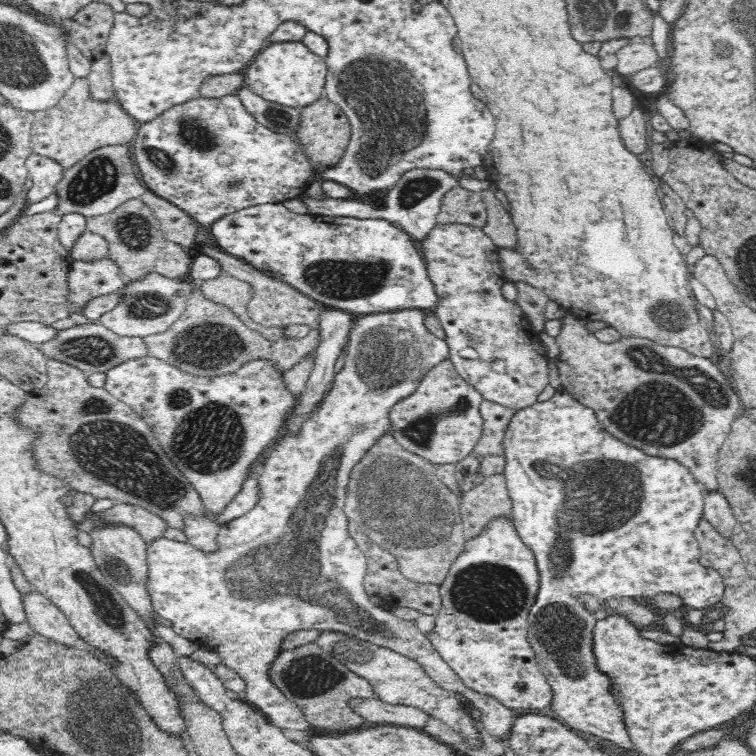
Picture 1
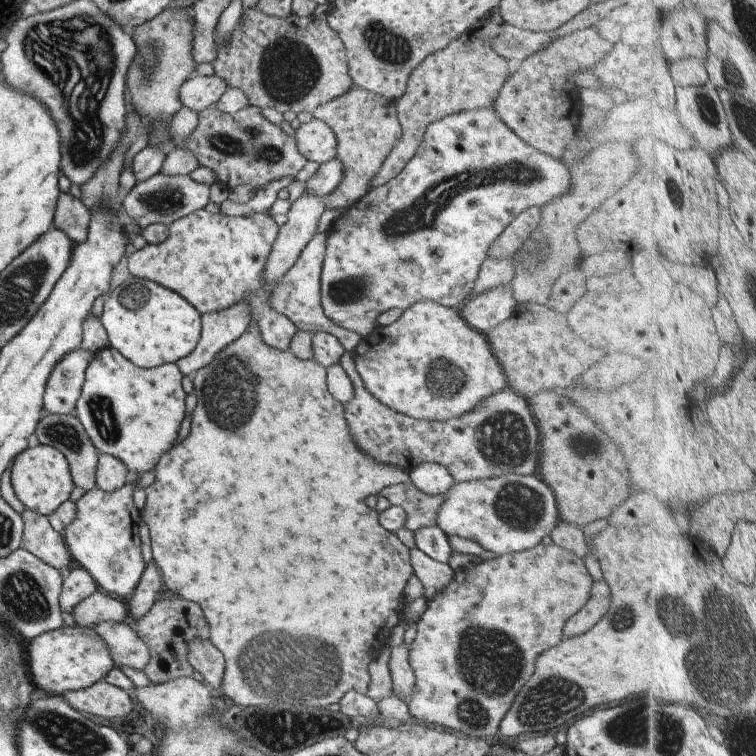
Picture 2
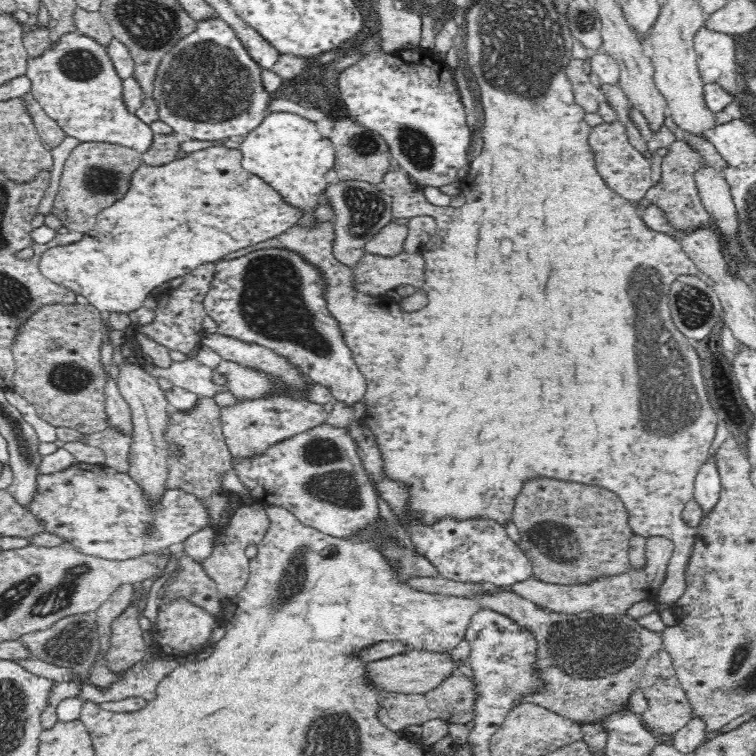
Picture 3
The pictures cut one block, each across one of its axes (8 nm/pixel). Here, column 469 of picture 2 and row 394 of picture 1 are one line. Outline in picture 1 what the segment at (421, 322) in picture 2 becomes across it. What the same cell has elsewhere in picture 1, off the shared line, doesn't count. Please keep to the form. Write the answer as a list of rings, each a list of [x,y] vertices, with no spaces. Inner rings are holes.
[[[409,308],[397,311],[386,311],[381,313],[372,313],[370,315],[358,316],[353,321],[350,329],[349,342],[346,346],[346,363],[343,370],[335,374],[335,380],[325,397],[324,403],[317,409],[317,412],[302,424],[300,432],[296,436],[291,434],[283,434],[278,437],[272,444],[269,445],[270,452],[268,452],[268,460],[263,466],[260,478],[260,500],[250,512],[244,513],[244,516],[232,520],[225,525],[221,525],[216,539],[217,547],[215,551],[204,551],[197,549],[187,540],[182,542],[166,538],[164,535],[152,539],[147,542],[147,593],[151,600],[151,605],[154,612],[157,613],[161,619],[170,620],[172,622],[171,628],[184,638],[188,638],[192,643],[200,642],[202,647],[213,650],[223,662],[224,666],[231,668],[242,680],[245,682],[246,701],[251,706],[260,710],[267,718],[267,720],[275,727],[292,728],[292,730],[307,730],[311,731],[309,722],[304,716],[302,710],[298,705],[291,702],[286,695],[272,683],[270,677],[270,668],[274,664],[274,660],[280,656],[282,652],[282,644],[286,640],[286,636],[292,632],[308,629],[316,629],[319,632],[326,631],[338,633],[342,635],[359,636],[361,639],[365,637],[372,637],[373,641],[382,648],[389,648],[402,656],[406,656],[416,661],[426,671],[426,674],[436,681],[442,688],[448,689],[452,693],[464,693],[468,697],[469,703],[476,705],[482,712],[482,723],[484,730],[494,738],[494,740],[504,740],[504,738],[511,731],[513,725],[514,713],[512,709],[506,705],[500,704],[493,696],[486,696],[479,692],[470,690],[464,686],[460,677],[449,667],[449,664],[438,654],[438,651],[432,646],[432,643],[427,639],[425,633],[419,630],[419,626],[415,621],[408,621],[401,618],[396,618],[390,611],[378,608],[372,604],[368,598],[368,593],[363,580],[367,572],[366,555],[361,551],[358,543],[352,538],[349,531],[349,520],[344,514],[344,499],[346,485],[350,480],[350,472],[352,468],[358,464],[359,460],[364,456],[364,453],[375,443],[376,438],[383,434],[384,431],[390,431],[391,422],[389,419],[389,412],[392,412],[392,406],[399,404],[400,400],[411,396],[417,385],[420,384],[422,378],[434,367],[436,364],[449,358],[449,347],[444,340],[438,339],[426,327],[426,314],[431,311],[421,308]]]

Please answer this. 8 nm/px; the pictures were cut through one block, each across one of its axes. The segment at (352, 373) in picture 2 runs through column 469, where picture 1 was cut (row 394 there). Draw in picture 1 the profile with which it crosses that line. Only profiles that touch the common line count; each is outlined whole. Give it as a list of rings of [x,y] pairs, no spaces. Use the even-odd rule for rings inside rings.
[[[448,358],[436,364],[422,378],[411,396],[392,406],[389,430],[400,446],[424,457],[434,466],[446,462],[457,464],[472,452],[481,437],[482,402],[482,395],[458,375]]]

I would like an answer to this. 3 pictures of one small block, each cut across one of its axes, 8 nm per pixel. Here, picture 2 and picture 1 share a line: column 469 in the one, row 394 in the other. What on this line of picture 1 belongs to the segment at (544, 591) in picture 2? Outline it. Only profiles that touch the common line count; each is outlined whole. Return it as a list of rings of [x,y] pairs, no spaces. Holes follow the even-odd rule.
[[[572,313],[567,314],[562,318],[562,321],[564,321],[564,324],[562,324],[562,332],[560,332],[560,335],[557,337],[558,347],[560,347],[560,355],[554,359],[554,362],[559,369],[560,381],[563,384],[562,391],[564,393],[569,393],[583,406],[592,409],[592,412],[596,415],[596,419],[599,420],[600,426],[608,432],[608,434],[614,436],[614,438],[632,445],[634,448],[639,448],[650,456],[658,456],[660,458],[675,460],[688,468],[688,471],[705,490],[711,491],[712,489],[718,489],[717,464],[720,448],[731,432],[731,426],[735,421],[736,413],[744,412],[739,396],[732,388],[729,380],[727,380],[728,376],[724,376],[724,374],[718,370],[716,364],[712,364],[710,359],[692,356],[691,353],[677,347],[662,347],[652,340],[635,337],[623,337],[618,341],[604,342],[598,340],[594,335],[590,335],[590,333],[585,329],[585,320],[577,318]]]

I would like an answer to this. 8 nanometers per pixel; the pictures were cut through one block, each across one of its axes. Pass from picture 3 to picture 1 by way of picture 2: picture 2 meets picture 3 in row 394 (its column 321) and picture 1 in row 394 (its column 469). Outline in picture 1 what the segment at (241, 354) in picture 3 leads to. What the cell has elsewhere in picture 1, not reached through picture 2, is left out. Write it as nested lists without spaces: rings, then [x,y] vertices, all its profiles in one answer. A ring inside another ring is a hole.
[[[153,357],[132,358],[114,366],[106,374],[104,388],[140,415],[154,431],[166,456],[177,466],[200,495],[205,509],[217,513],[230,502],[246,480],[251,464],[259,458],[282,432],[288,415],[295,409],[296,399],[283,384],[283,374],[272,367],[270,360],[253,360],[232,375],[200,377],[181,372]]]

